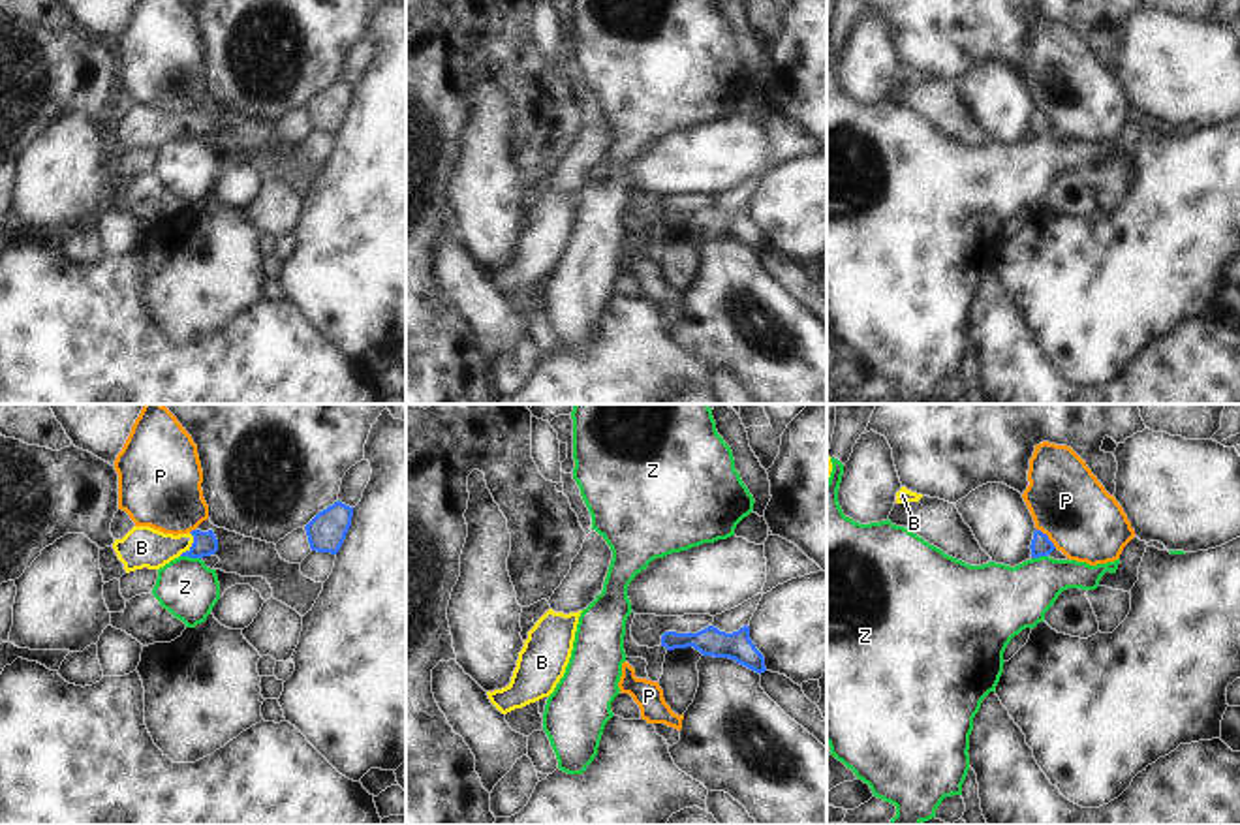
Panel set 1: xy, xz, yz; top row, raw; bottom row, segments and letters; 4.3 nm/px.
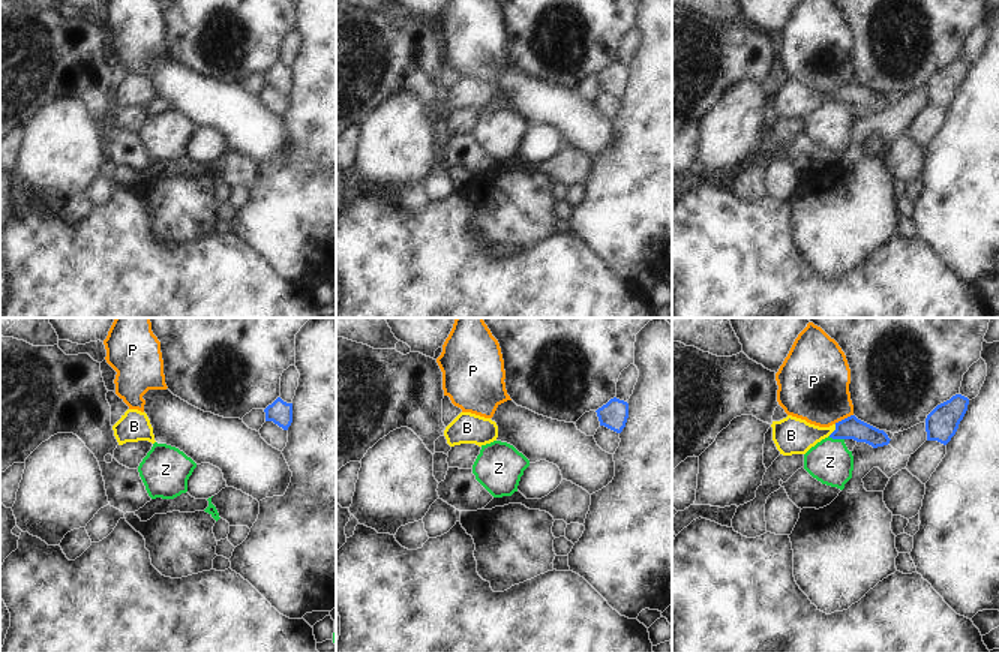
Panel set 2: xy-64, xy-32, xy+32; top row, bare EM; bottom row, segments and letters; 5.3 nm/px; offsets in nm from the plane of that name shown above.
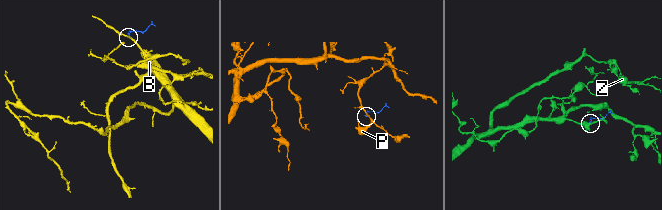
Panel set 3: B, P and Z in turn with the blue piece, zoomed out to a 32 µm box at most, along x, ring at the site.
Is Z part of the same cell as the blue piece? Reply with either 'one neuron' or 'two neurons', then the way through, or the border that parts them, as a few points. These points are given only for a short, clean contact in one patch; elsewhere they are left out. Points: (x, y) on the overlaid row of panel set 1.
two neurons; border xy (181, 555), (200, 559)

